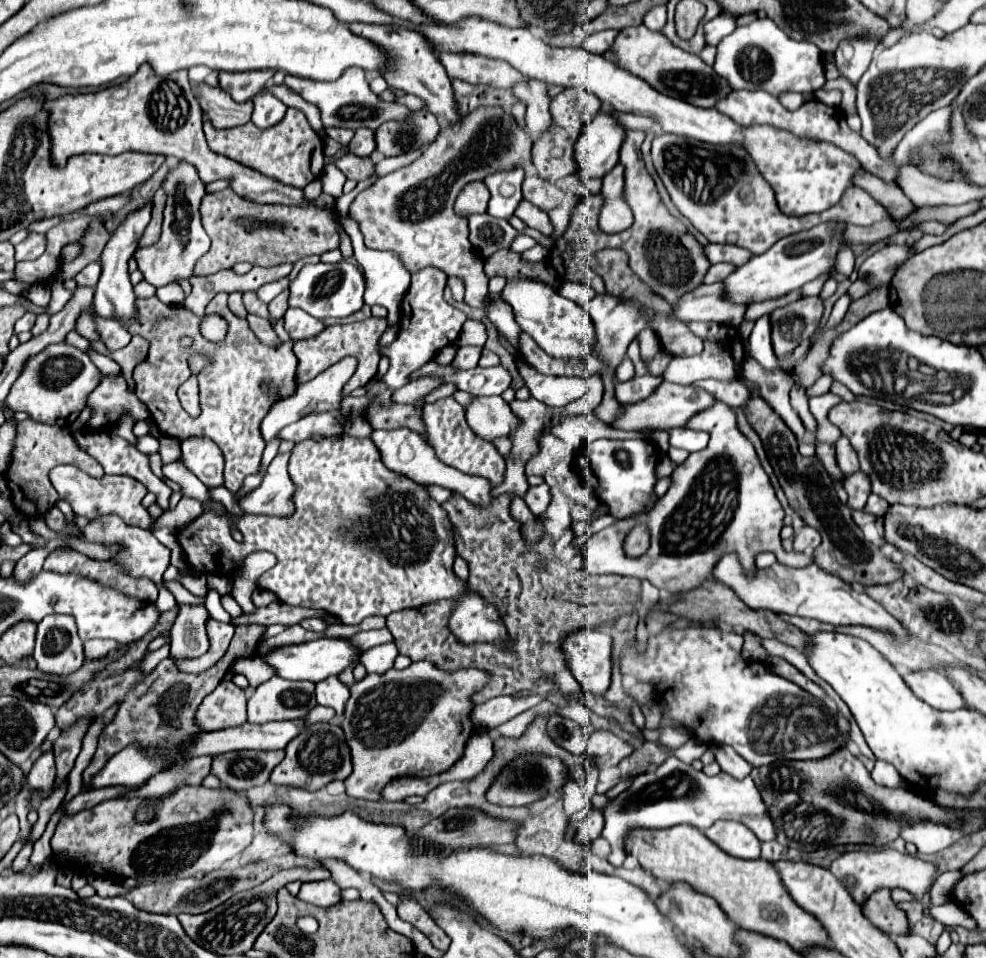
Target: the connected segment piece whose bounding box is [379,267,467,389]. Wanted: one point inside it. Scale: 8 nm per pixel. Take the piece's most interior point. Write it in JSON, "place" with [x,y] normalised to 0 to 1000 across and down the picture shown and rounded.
{"place":[433,338]}

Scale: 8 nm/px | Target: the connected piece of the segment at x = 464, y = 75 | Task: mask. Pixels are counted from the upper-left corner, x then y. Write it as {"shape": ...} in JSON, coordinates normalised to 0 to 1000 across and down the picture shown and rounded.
{"shape":[[[445,55],[445,64],[449,66],[457,82],[463,80],[476,87],[492,87],[500,91],[518,93],[524,85],[534,82],[524,72],[514,68],[514,64],[480,55]]]}

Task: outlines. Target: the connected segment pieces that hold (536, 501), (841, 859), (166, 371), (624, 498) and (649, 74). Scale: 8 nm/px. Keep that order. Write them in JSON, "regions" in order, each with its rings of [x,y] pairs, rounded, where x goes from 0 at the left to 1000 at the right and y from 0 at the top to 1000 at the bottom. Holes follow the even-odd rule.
{"regions":[[[[549,504],[549,506],[541,508],[539,515],[534,515],[532,525],[537,527],[537,531],[539,531],[545,540],[549,540],[549,538],[555,533],[557,525],[559,525],[559,508],[557,508],[555,504]]],[[[898,886],[898,888],[887,888],[887,890],[879,890],[879,888],[855,890],[843,901],[841,909],[857,924],[861,915],[867,920],[865,924],[859,924],[859,930],[865,936],[865,941],[871,945],[875,945],[875,941],[879,941],[879,936],[883,936],[891,928],[918,928],[924,934],[934,936],[936,932],[942,930],[944,918],[948,913],[948,905],[942,899],[934,899],[930,895],[912,890],[908,886]]],[[[220,306],[208,320],[208,327],[222,327],[224,331],[230,333],[232,346],[226,356],[222,358],[210,356],[202,348],[200,329],[196,329],[186,318],[184,320],[167,318],[159,310],[139,312],[137,331],[125,333],[121,337],[133,350],[143,350],[153,358],[149,375],[143,377],[135,385],[135,398],[137,398],[139,414],[149,423],[153,437],[159,442],[161,450],[165,454],[180,456],[180,458],[190,458],[196,454],[210,454],[214,460],[218,460],[228,477],[228,492],[226,492],[228,508],[234,515],[240,515],[246,506],[246,500],[263,492],[265,473],[269,469],[269,460],[263,452],[263,439],[269,435],[271,427],[283,416],[279,412],[269,414],[263,400],[271,398],[275,402],[281,402],[285,414],[293,414],[295,410],[299,410],[297,394],[299,394],[301,373],[297,368],[297,356],[287,356],[279,362],[265,358],[255,346],[251,333],[240,331],[232,325],[228,306]],[[184,350],[196,352],[196,360],[192,364],[182,362]],[[200,368],[208,371],[212,375],[212,381],[200,389],[204,433],[194,435],[184,427],[182,416],[180,416],[180,406],[186,398],[194,394],[192,373]]],[[[605,458],[603,465],[601,465],[601,469],[599,469],[599,465],[597,465],[597,475],[599,475],[599,485],[601,485],[601,490],[603,490],[603,496],[605,496],[605,500],[608,500],[608,523],[618,529],[618,535],[620,535],[622,540],[626,540],[626,542],[640,540],[640,535],[648,535],[648,531],[658,531],[658,529],[664,525],[664,519],[660,519],[660,515],[662,515],[662,506],[664,506],[664,481],[666,481],[664,477],[668,477],[668,471],[666,471],[666,467],[664,467],[660,460],[656,460],[656,458],[634,458],[634,460]]],[[[654,26],[636,28],[636,30],[628,32],[620,53],[626,57],[628,68],[632,72],[636,72],[638,76],[652,80],[660,91],[668,93],[670,97],[676,97],[678,101],[689,101],[707,112],[725,112],[727,105],[731,105],[733,101],[737,101],[743,95],[741,89],[737,87],[737,82],[729,80],[721,68],[711,64],[709,57],[697,55],[697,53],[681,47],[681,43],[676,43],[676,39],[672,39],[670,34],[658,32]]]]}

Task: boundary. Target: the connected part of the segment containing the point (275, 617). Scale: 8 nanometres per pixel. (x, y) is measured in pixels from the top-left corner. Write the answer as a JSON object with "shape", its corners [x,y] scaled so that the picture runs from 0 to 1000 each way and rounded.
{"shape":[[[277,627],[271,634],[261,636],[257,642],[246,642],[242,646],[236,646],[238,652],[242,650],[263,650],[263,652],[277,652],[277,650],[285,650],[285,652],[299,652],[305,650],[311,644],[336,644],[336,640],[330,640],[326,636],[303,636],[303,634],[293,634],[287,632],[285,627]]]}

